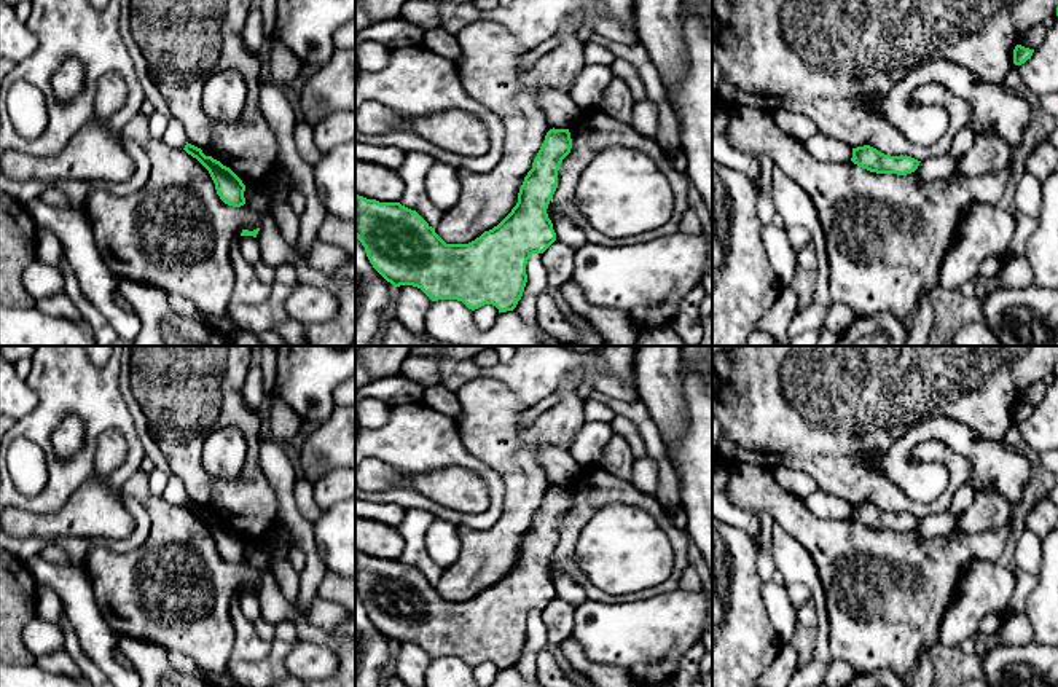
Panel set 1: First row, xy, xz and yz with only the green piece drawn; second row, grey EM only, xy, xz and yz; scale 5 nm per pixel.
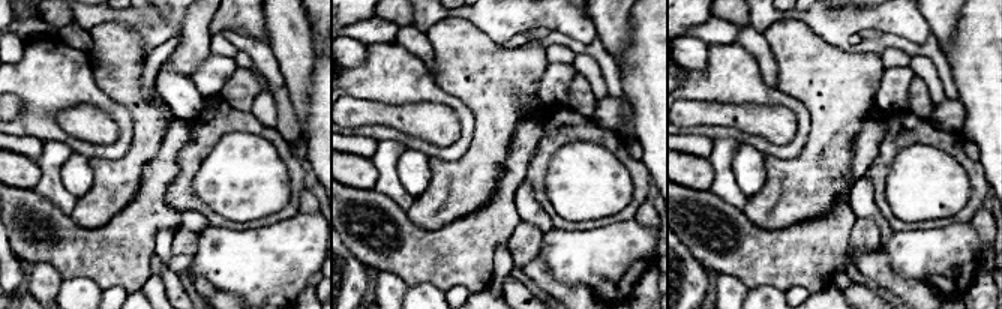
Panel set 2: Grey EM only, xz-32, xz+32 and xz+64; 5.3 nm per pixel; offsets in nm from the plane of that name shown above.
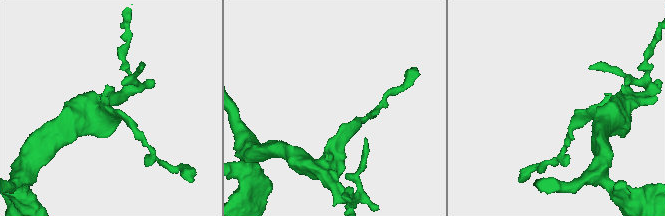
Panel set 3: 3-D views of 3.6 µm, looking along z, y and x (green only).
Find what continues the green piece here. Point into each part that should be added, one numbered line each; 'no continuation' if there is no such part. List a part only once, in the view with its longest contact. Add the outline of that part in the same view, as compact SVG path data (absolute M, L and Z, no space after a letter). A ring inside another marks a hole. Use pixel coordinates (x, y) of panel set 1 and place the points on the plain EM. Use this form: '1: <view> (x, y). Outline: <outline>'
no continuation

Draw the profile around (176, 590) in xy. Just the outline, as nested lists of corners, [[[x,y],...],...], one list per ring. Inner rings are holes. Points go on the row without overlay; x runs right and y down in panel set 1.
[[[137,470],[123,488],[124,496],[135,497],[151,520],[151,529],[145,544],[126,553],[116,553],[105,547],[94,547],[84,559],[84,572],[92,585],[96,603],[110,628],[120,636],[143,639],[166,650],[190,657],[201,669],[221,674],[229,679],[228,661],[234,642],[231,604],[244,587],[260,585],[260,571],[247,559],[241,564],[225,561],[217,552],[209,528],[182,505],[167,502],[163,496],[153,496],[148,489],[148,475]]]

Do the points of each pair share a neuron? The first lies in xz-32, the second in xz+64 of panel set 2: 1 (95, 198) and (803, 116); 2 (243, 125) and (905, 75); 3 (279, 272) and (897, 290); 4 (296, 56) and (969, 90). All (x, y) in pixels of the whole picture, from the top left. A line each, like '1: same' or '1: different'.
1: different
2: different
3: different
4: different

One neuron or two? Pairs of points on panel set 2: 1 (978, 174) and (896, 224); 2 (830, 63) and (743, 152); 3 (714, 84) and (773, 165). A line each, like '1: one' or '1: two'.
1: one
2: two
3: two

